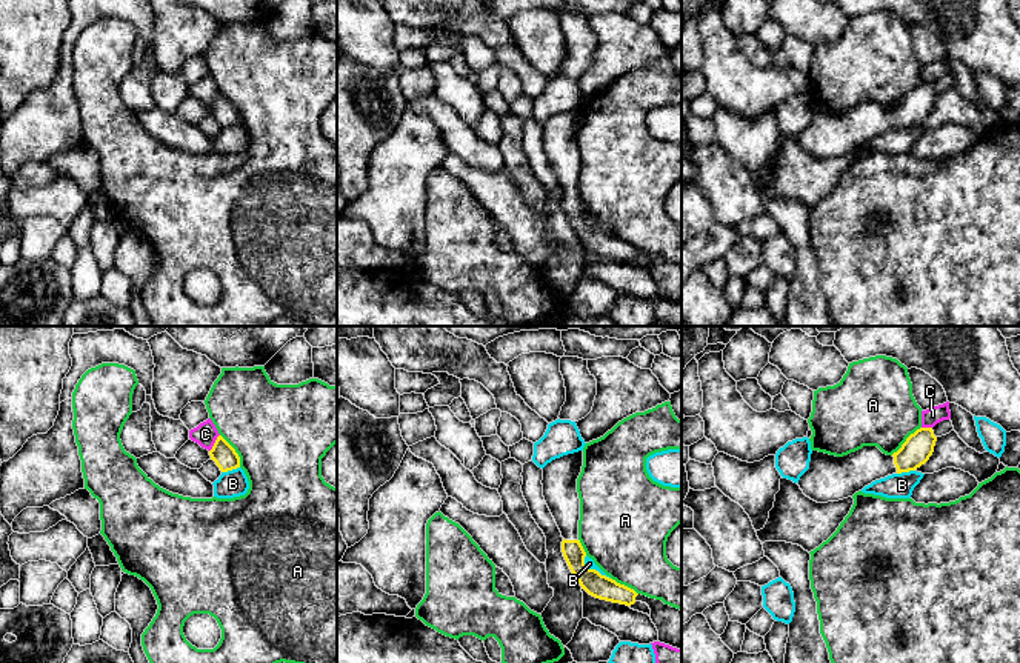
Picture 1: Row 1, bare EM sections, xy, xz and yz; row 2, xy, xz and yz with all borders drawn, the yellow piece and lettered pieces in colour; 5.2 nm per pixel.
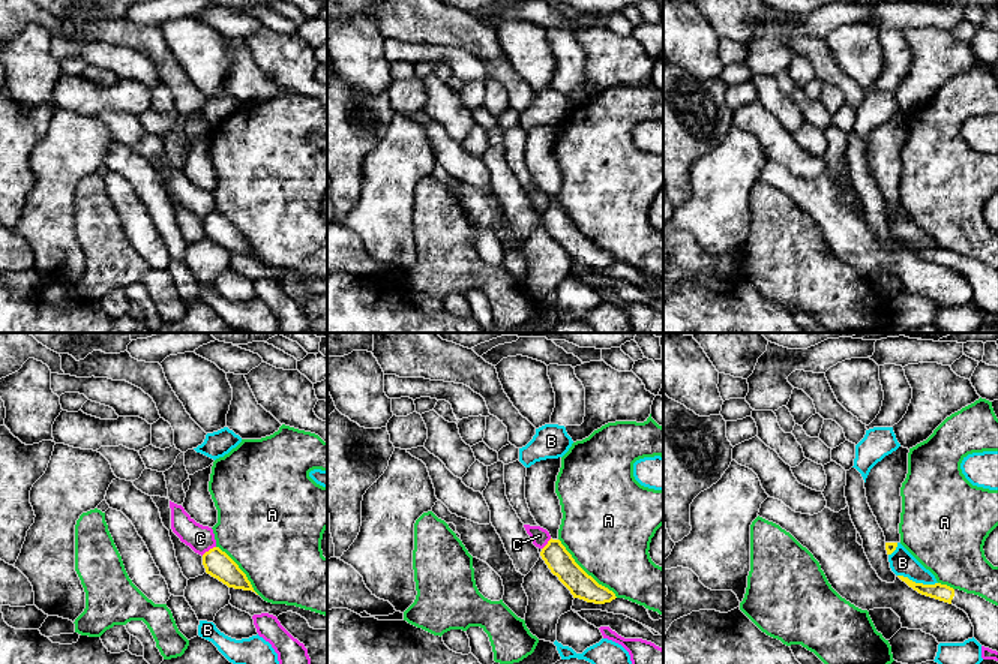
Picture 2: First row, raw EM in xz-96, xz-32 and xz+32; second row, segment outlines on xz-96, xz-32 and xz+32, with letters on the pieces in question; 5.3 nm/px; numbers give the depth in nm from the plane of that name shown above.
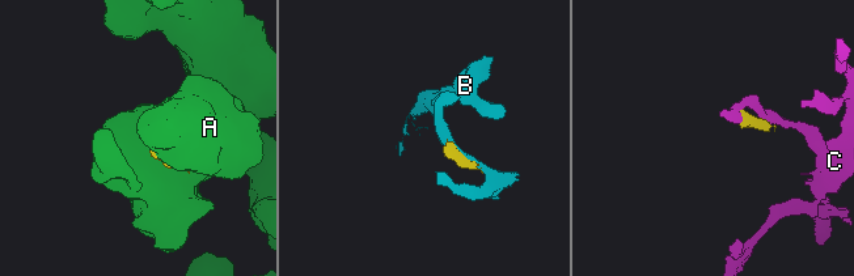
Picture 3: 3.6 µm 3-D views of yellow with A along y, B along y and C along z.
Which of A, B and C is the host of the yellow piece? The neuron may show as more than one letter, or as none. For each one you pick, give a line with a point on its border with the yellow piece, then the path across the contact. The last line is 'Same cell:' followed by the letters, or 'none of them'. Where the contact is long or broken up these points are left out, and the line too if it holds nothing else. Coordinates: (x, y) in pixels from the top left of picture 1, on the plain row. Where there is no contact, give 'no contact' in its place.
Same cell: none of them

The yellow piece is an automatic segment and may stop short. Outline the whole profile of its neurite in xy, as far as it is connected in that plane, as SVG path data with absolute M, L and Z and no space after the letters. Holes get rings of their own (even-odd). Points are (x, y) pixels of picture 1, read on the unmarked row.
M222 91L217 92L212 105L209 106L209 111L222 128L240 123L238 109Z

